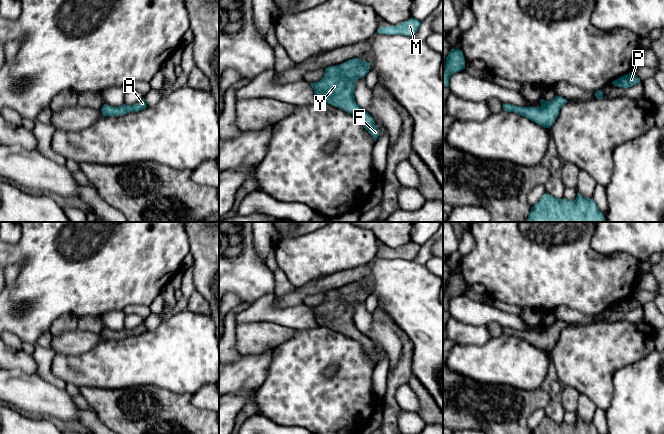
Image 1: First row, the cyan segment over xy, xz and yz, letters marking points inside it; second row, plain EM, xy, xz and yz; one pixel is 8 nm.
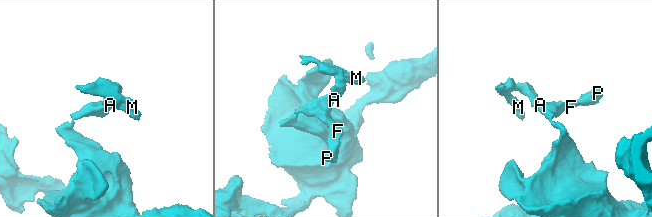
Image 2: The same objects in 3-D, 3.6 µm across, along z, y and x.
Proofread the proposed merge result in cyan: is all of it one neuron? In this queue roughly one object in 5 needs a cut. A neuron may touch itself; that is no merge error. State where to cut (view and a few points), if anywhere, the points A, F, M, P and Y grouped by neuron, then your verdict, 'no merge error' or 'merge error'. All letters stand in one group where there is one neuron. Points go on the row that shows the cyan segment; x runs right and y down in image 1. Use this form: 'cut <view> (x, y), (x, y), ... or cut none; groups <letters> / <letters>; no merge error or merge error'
cut none; groups A F M P Y; no merge error

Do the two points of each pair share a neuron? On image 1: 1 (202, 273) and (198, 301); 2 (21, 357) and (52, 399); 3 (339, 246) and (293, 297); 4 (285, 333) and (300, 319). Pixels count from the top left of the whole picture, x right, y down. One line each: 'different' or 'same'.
1: different
2: different
3: different
4: different

